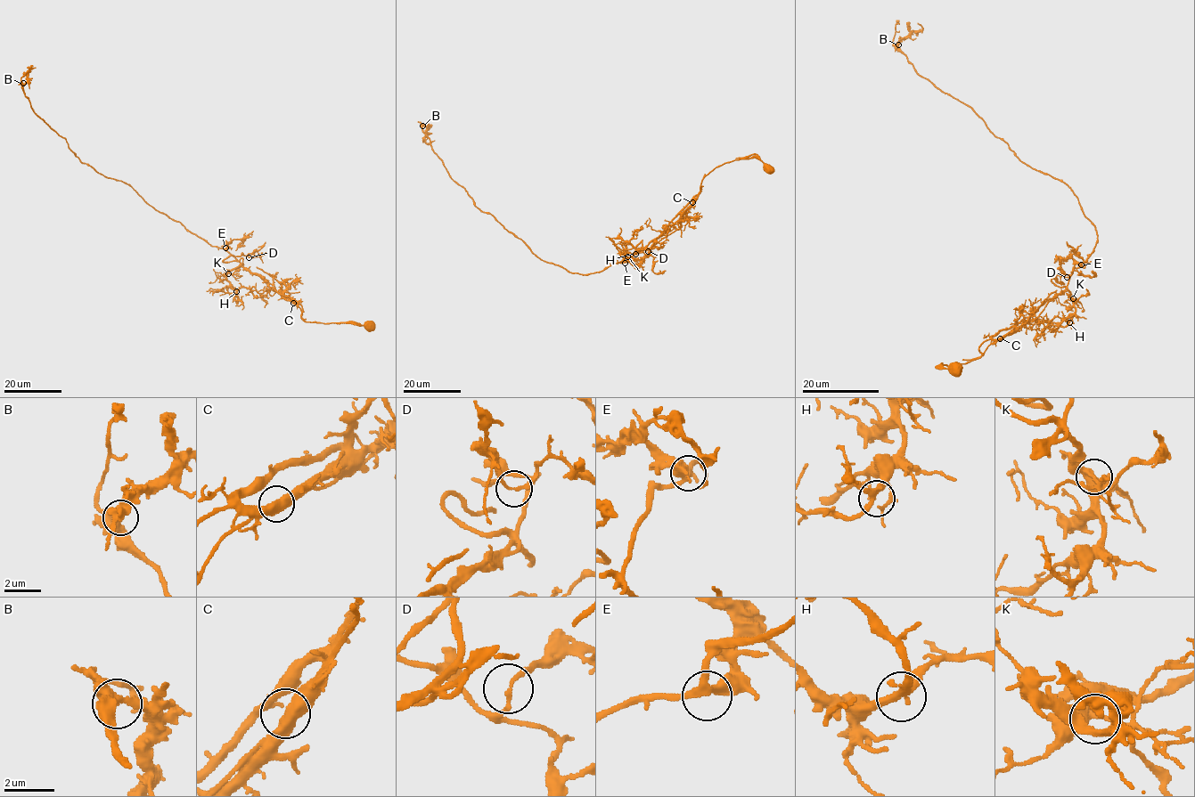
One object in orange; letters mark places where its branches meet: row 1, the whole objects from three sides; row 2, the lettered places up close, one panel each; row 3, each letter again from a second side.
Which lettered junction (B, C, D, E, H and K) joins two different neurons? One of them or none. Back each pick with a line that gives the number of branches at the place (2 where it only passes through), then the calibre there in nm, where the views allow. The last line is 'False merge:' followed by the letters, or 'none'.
C: Branches: 2. Thickness 550 nm
False merge: C

